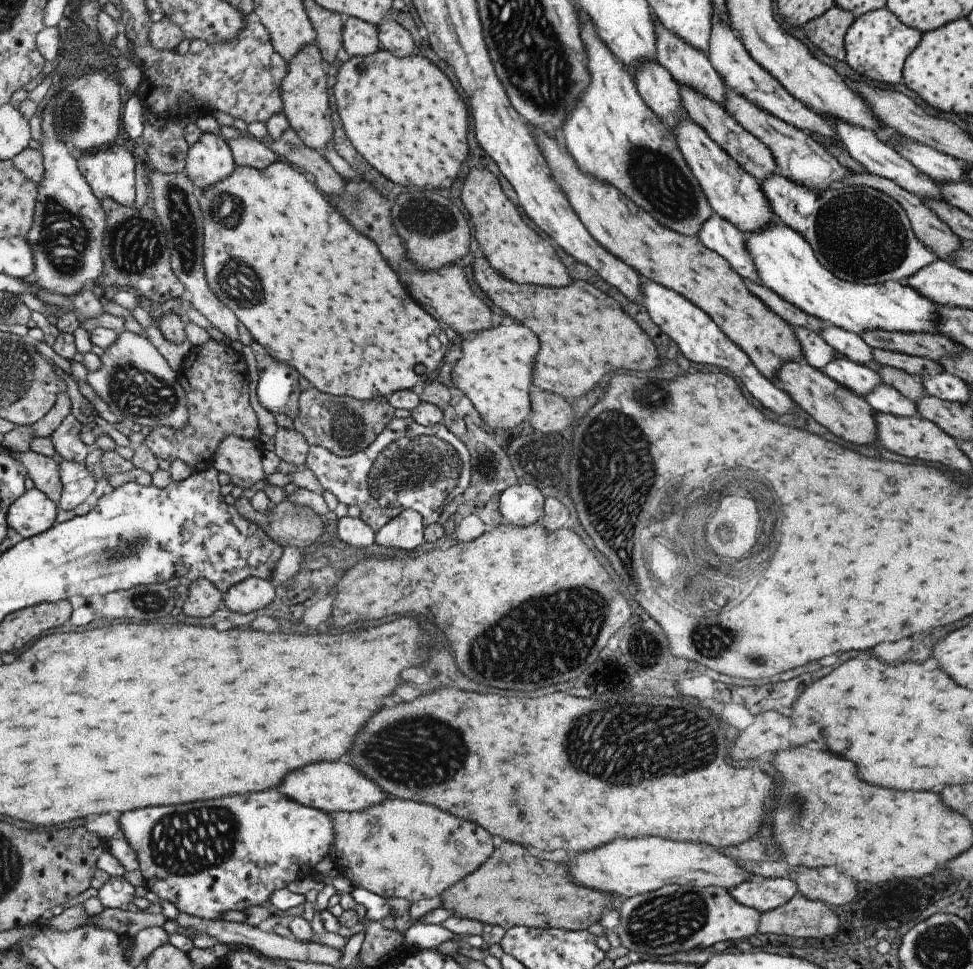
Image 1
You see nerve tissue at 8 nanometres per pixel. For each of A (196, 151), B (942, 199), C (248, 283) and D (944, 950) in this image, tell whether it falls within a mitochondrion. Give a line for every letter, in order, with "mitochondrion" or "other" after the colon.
A: other
B: other
C: mitochondrion
D: mitochondrion

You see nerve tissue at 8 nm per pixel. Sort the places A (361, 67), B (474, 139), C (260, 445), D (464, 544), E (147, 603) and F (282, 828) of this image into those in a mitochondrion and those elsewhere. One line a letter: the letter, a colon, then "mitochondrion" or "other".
A: other
B: other
C: other
D: other
E: mitochondrion
F: other

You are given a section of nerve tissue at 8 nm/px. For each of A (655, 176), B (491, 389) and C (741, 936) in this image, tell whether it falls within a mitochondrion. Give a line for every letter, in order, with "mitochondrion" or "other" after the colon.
A: mitochondrion
B: other
C: other

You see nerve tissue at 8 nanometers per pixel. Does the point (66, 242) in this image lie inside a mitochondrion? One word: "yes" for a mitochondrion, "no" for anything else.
yes

